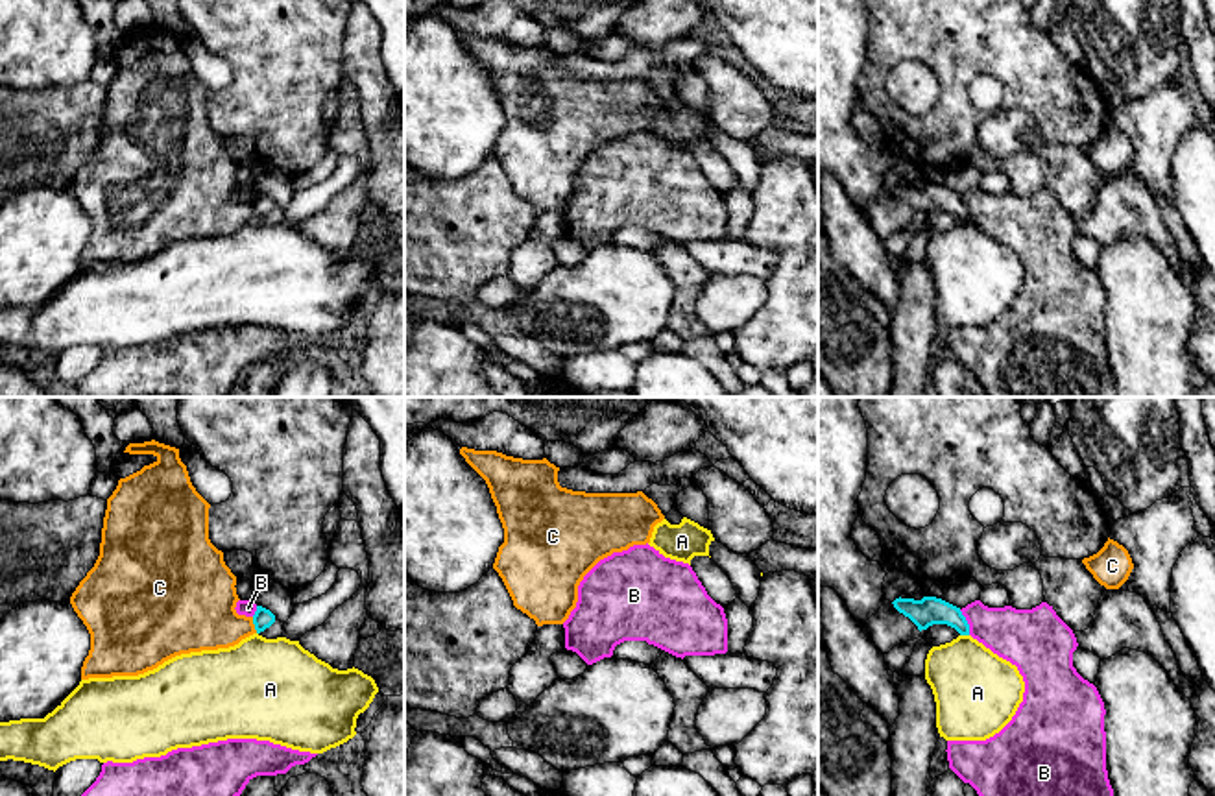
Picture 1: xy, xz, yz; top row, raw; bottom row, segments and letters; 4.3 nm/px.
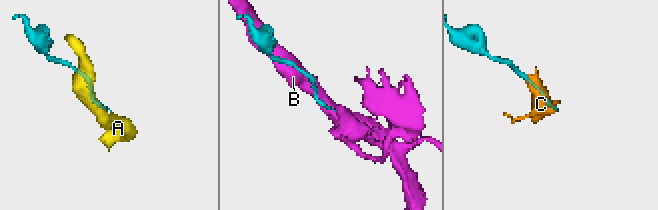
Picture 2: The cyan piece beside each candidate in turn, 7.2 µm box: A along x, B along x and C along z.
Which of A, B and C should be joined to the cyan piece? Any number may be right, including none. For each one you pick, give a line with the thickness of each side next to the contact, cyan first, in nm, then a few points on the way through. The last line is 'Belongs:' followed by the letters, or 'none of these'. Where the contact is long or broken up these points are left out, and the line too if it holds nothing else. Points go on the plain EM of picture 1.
Belongs: none of these

